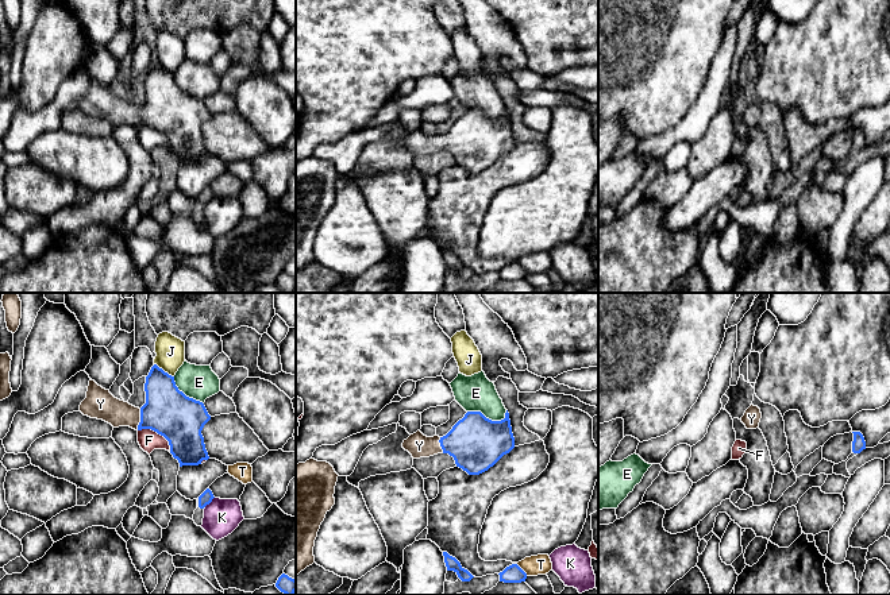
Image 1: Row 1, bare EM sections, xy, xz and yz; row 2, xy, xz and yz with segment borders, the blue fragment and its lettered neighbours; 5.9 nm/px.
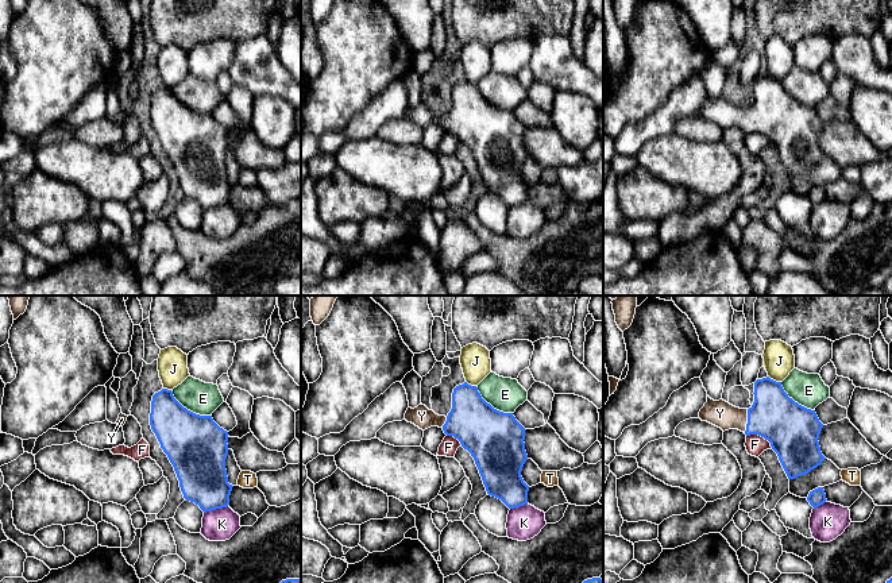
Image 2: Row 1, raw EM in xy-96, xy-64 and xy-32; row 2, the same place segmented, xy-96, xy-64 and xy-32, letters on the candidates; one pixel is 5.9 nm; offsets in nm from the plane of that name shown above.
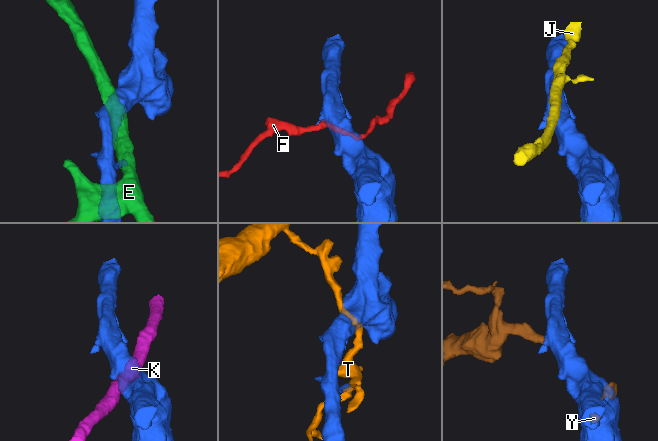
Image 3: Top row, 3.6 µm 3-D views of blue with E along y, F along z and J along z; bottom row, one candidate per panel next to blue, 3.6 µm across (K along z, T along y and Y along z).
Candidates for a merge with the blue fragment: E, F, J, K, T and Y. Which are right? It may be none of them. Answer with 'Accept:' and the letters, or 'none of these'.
Accept: Y

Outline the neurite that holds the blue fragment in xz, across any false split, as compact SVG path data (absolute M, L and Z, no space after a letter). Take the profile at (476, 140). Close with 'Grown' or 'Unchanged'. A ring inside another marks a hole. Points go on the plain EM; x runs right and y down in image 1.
M508 108L505 116L501 119L492 119L481 109L467 109L446 134L427 135L417 128L404 138L402 146L408 148L413 157L448 151L454 155L456 165L462 166L469 173L479 173L493 165L504 152L515 146L515 135Z. Grown

